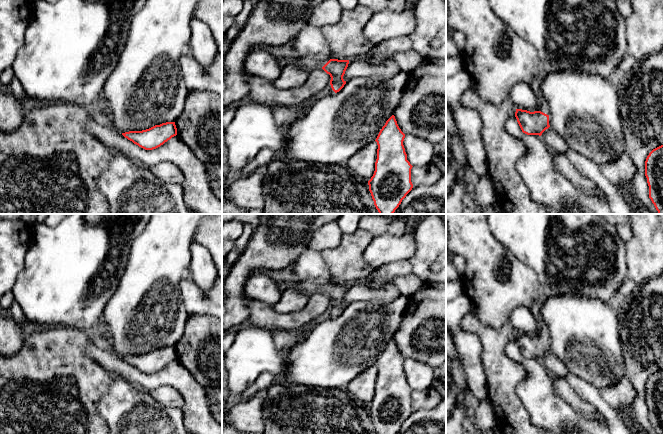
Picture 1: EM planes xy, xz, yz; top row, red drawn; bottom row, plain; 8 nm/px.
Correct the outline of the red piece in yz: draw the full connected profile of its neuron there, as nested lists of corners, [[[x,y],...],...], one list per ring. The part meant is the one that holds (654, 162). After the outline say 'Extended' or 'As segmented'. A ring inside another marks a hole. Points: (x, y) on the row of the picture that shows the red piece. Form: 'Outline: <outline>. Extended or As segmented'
Outline: [[[663,145],[653,149],[645,161],[649,198],[658,214],[663,214]]]. As segmented

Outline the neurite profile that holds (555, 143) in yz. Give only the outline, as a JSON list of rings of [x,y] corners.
[[[550,127],[542,133],[541,138],[552,152],[565,154],[569,149],[565,140]]]

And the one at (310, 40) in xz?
[[[305,23],[291,41],[298,56],[323,55],[331,57],[323,28]]]

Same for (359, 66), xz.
[[[358,56],[349,60],[343,79],[347,82],[358,76],[368,77],[371,75],[382,75],[384,77],[391,77],[399,72],[401,72],[401,70],[394,61],[372,63],[369,57]]]

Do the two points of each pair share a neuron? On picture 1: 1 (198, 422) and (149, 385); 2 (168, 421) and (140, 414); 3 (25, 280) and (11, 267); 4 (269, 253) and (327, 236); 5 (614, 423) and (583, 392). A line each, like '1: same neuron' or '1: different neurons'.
1: same neuron
2: same neuron
3: different neurons
4: different neurons
5: same neuron

